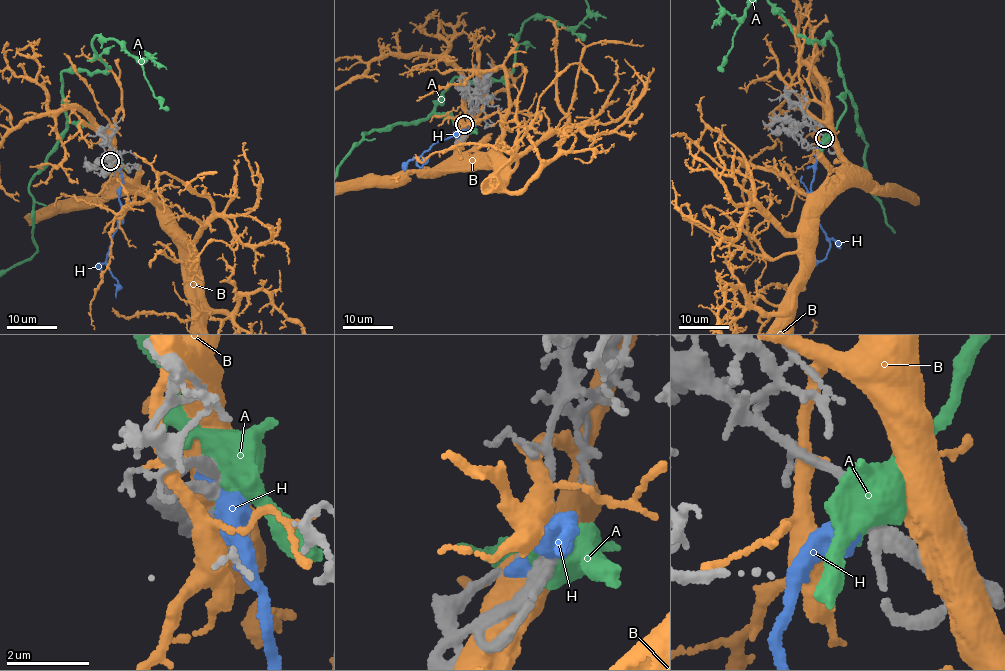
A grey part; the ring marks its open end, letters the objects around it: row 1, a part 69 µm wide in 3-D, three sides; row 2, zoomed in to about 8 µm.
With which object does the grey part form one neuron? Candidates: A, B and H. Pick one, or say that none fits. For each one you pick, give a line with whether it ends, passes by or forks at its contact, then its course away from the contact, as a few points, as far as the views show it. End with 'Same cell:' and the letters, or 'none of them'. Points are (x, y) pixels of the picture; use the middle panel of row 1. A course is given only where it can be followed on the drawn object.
Same cell: none of them

